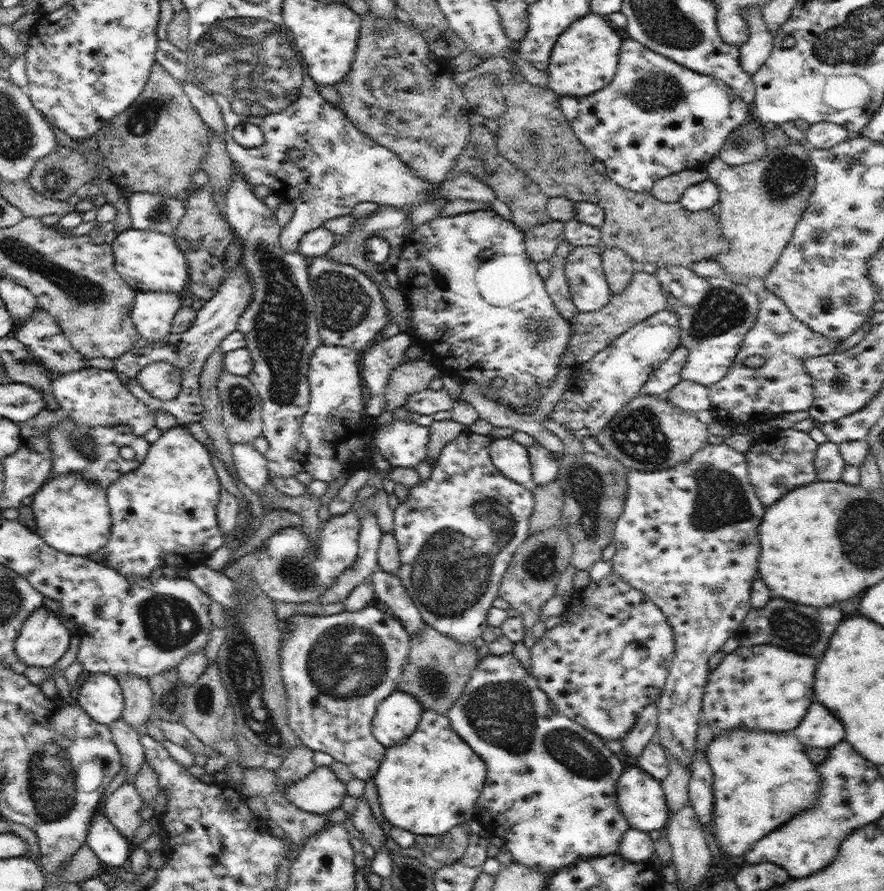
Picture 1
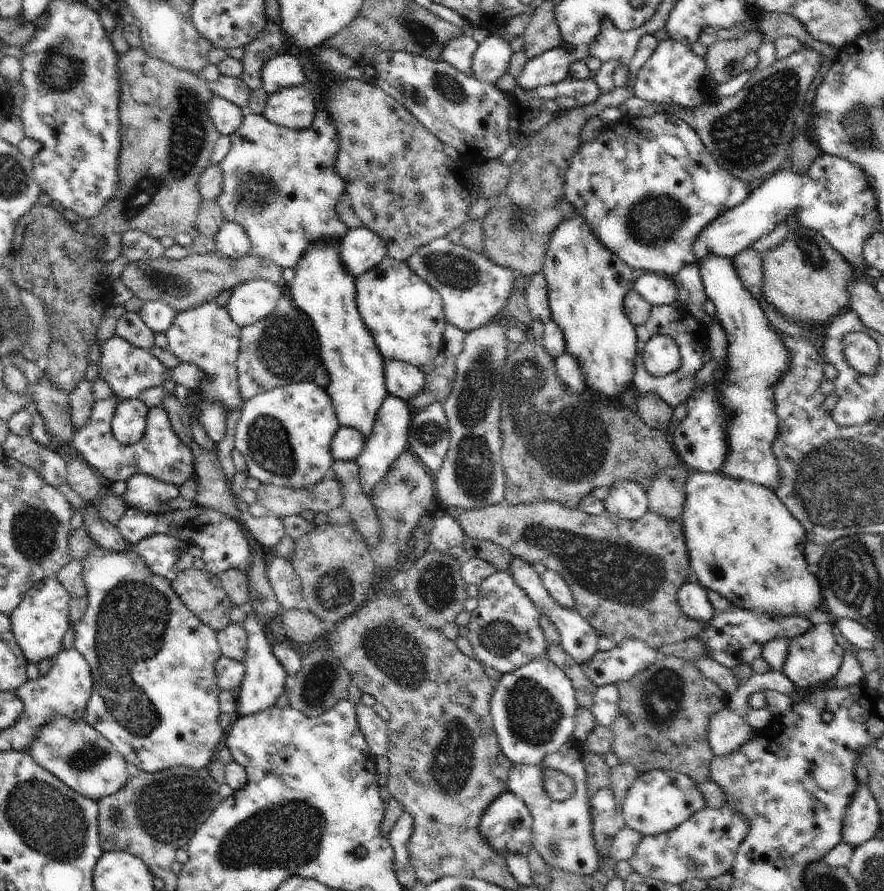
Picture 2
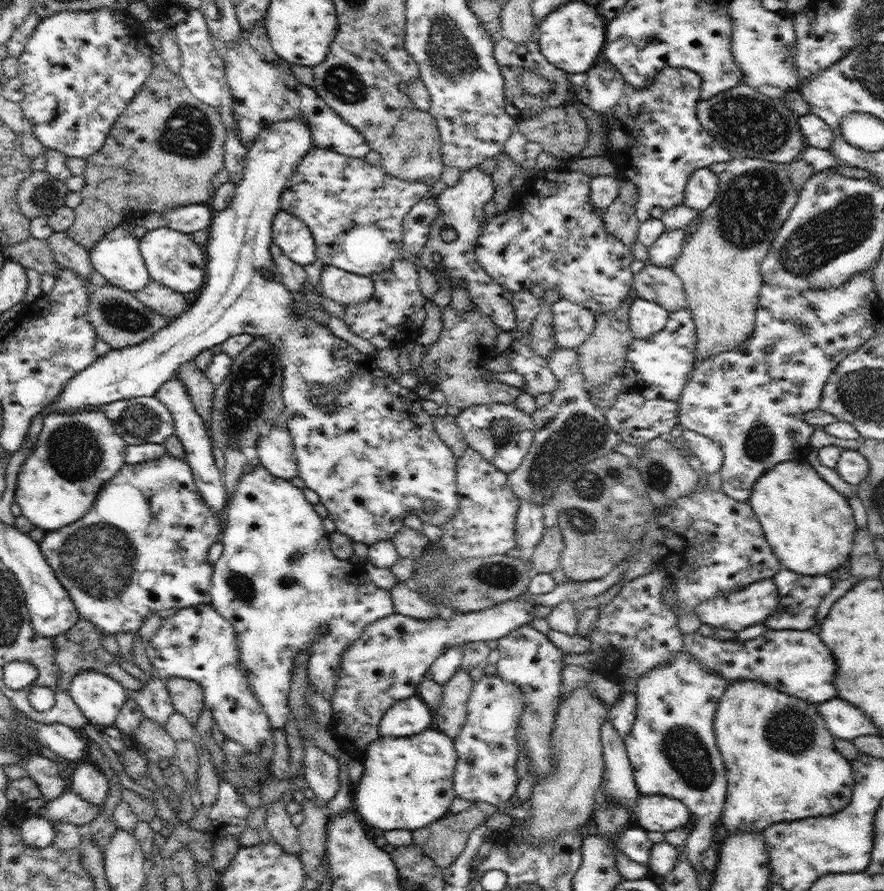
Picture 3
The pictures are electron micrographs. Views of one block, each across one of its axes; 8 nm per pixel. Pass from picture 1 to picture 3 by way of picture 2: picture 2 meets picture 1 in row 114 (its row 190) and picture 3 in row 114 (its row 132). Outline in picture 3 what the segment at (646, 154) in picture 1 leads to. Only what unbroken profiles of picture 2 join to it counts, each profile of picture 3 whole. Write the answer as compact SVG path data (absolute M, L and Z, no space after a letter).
M601 58L594 67L592 67L588 72L583 73L569 73L569 81L571 82L571 88L573 89L575 98L582 102L582 104L588 105L592 110L599 112L603 119L605 120L605 136L607 136L607 141L605 142L606 155L609 155L617 164L615 179L619 182L622 181L632 181L632 184L636 185L636 188L639 189L639 200L635 204L635 215L640 223L648 220L652 208L655 206L660 206L665 210L667 208L672 208L672 205L677 205L684 202L685 198L685 188L690 178L690 175L699 168L706 168L716 164L718 162L727 163L732 160L734 156L730 151L726 150L704 127L703 124L700 124L700 121L697 117L696 107L699 101L701 100L701 86L702 79L701 76L690 70L689 68L680 68L680 67L666 67L660 69L656 76L652 79L652 82L646 88L633 87L625 78L624 75L610 62L606 61L604 58Z

